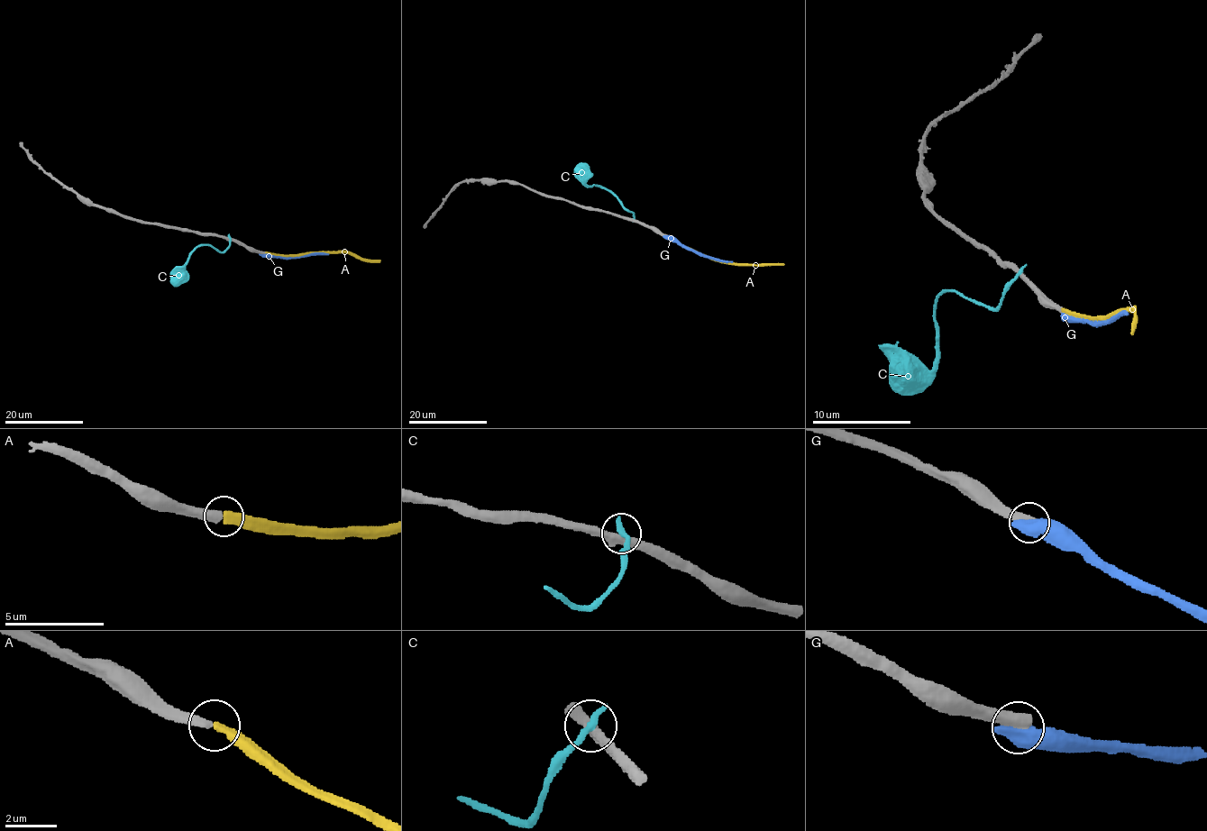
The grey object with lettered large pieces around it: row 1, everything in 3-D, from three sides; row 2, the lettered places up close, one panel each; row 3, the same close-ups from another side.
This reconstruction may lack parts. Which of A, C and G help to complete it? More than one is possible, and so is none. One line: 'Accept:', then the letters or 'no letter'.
Accept: A

